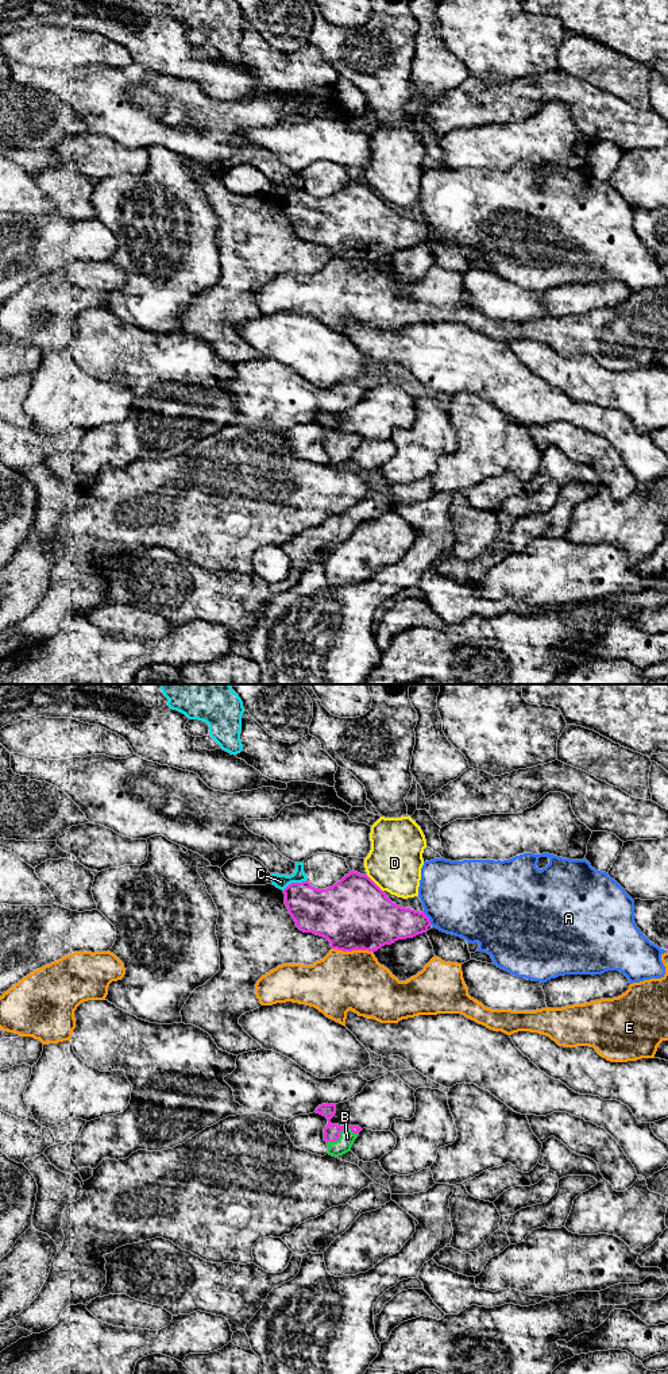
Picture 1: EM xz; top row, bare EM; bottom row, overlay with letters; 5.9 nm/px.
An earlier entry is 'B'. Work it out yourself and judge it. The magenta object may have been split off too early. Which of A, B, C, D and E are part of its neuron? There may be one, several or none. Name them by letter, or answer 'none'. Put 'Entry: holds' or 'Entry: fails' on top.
Entry: holds
B

